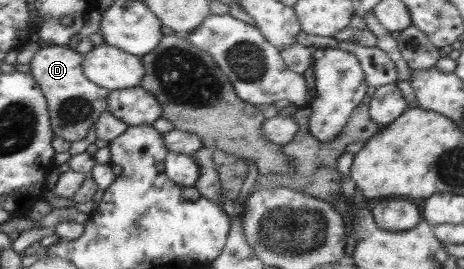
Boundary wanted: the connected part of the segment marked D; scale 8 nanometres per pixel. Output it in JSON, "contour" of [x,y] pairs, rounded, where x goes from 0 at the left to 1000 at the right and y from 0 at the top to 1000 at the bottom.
{"contour":[[[147,171],[86,175],[65,238],[65,275],[82,305],[101,368],[108,472],[121,506],[153,528],[172,524],[188,502],[190,476],[231,413],[235,335],[211,320],[181,279],[175,234],[179,201]]]}

